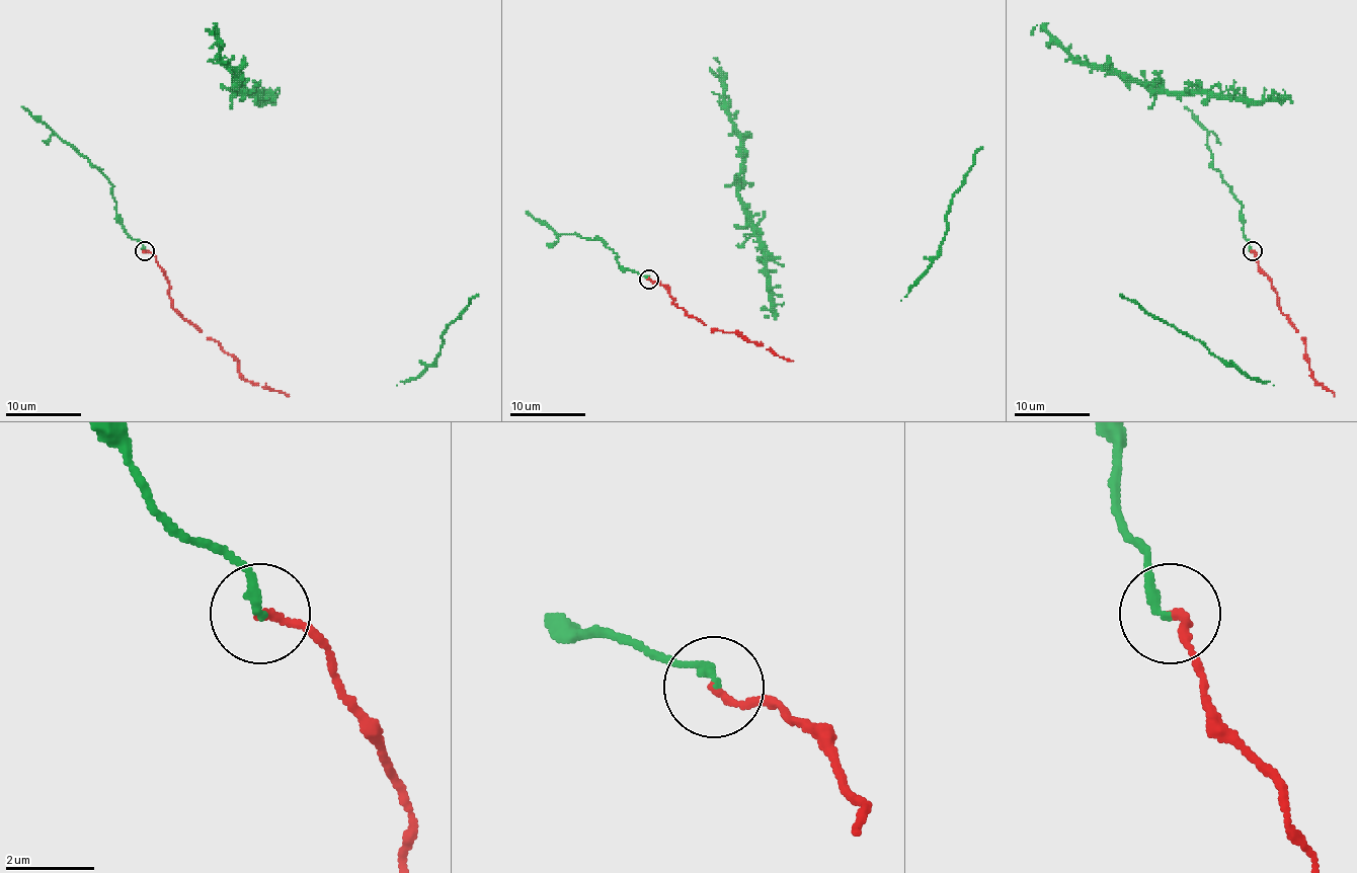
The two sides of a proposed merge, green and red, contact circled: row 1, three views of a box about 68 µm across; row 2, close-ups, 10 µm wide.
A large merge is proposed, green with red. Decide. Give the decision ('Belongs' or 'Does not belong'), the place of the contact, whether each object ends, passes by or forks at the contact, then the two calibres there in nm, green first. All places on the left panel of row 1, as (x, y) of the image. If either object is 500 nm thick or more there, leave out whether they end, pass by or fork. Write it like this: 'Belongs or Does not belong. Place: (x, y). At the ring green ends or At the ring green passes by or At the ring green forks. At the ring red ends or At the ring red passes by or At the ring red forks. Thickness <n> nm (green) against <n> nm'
Belongs. Place: (144, 251). At the ring green ends. At the ring red ends. Thickness 200 nm (green) against 160 nm

